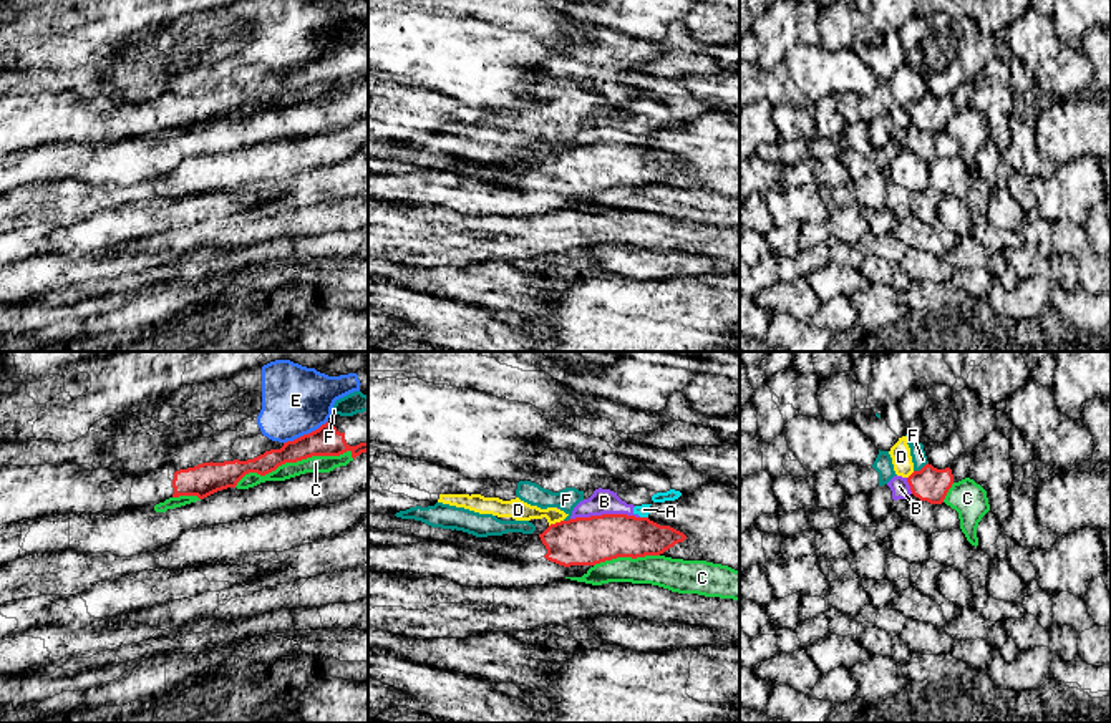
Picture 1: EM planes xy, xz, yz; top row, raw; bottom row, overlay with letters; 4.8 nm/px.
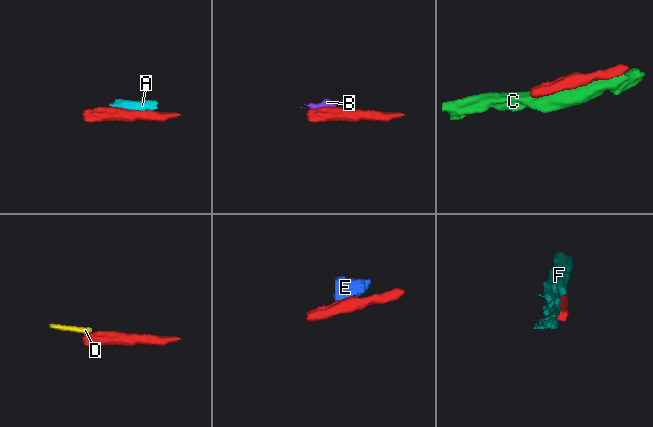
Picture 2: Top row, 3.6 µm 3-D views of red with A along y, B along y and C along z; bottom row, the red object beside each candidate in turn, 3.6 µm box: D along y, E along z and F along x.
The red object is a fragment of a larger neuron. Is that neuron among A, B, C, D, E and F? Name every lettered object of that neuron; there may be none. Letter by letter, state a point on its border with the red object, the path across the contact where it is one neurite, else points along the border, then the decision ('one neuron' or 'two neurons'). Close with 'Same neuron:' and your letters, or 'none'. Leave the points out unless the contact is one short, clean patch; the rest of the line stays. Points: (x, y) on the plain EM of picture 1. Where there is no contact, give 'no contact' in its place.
A: meets red in xz at (644, 146); two neurons
B: meets red in xz at (604, 143); border along xz (639, 145), (591, 143), (571, 148); two neurons
C: meets red in xy at (292, 90); two neurons
D: meets red in xz at (556, 151); border along xz (562, 148), (549, 155); two neurons
E: meets red in xy at (305, 63); border along xy (327, 48), (317, 57), (284, 72); two neurons
F: meets red in yz at (922, 97); two neurons
Same neuron: none

